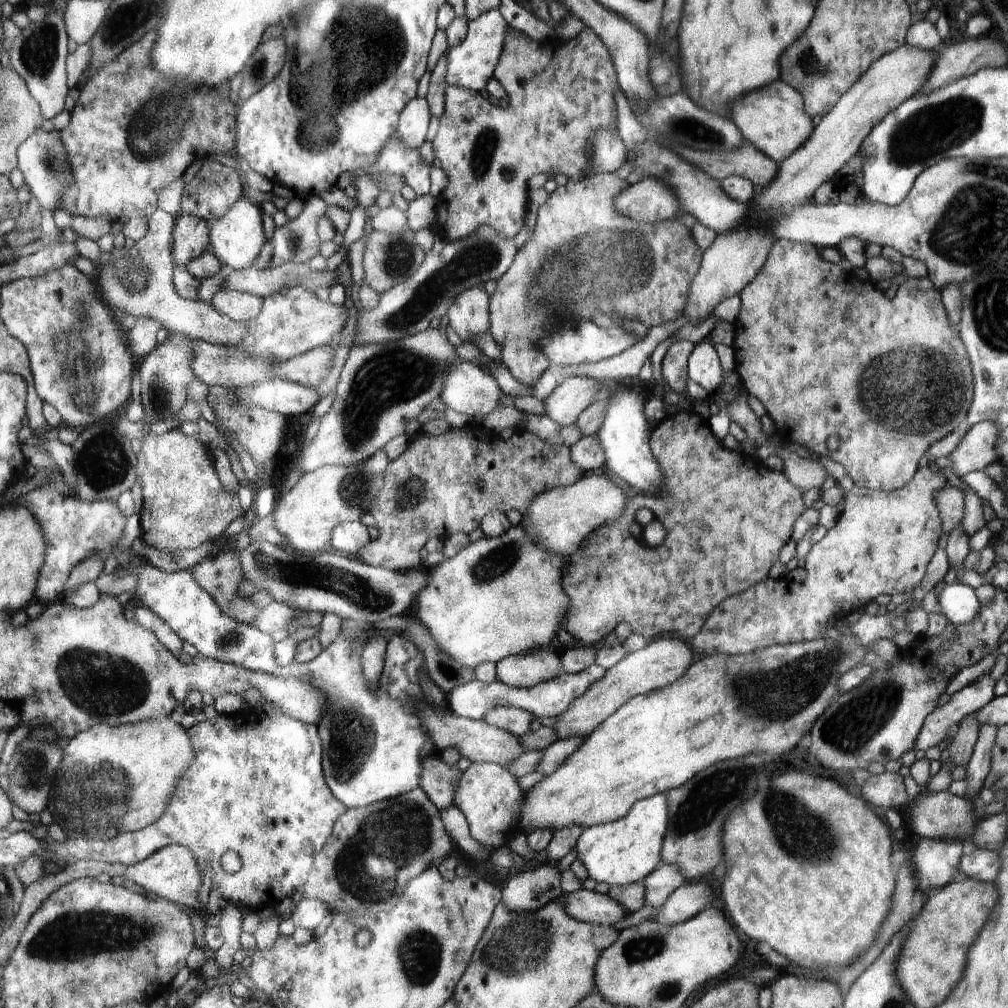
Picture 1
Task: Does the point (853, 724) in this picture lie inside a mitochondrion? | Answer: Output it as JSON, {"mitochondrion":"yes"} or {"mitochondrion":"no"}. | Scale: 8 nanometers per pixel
{"mitochondrion":"yes"}

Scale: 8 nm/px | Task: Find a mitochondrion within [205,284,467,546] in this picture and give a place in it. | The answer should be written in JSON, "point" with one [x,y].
{"point":[399,374]}

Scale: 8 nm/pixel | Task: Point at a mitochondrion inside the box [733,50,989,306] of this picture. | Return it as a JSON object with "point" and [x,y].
{"point":[958,121]}

